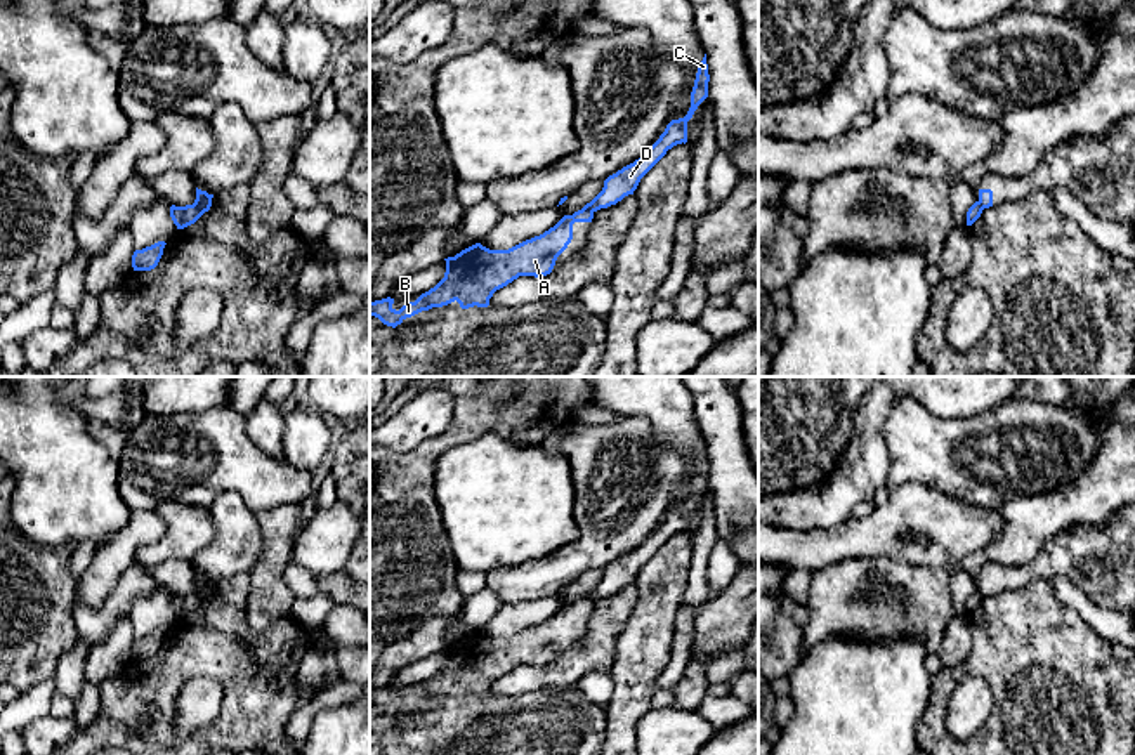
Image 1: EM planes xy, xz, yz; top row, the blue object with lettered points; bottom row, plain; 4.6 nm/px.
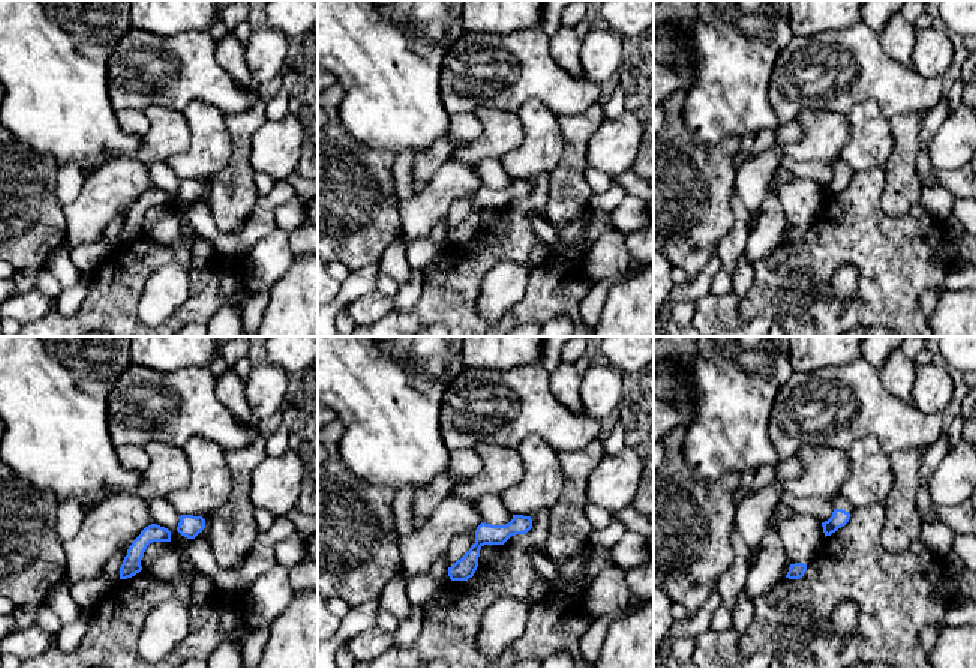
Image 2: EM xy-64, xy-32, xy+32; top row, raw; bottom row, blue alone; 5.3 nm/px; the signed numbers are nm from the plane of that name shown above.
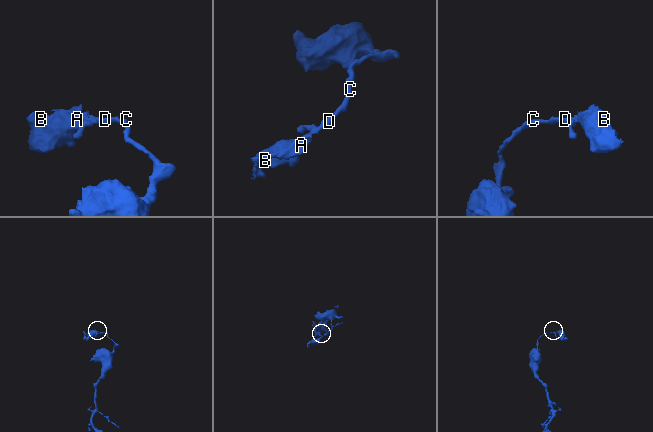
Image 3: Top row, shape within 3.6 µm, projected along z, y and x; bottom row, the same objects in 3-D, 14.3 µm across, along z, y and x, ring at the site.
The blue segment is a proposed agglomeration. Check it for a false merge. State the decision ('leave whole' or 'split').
split

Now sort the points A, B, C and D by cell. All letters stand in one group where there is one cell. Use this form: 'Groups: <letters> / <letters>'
Groups: A B / C D

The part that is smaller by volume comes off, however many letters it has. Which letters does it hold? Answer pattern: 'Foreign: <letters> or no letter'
Foreign: A, B

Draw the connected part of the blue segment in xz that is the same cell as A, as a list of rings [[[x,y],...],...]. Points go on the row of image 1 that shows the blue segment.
[[[578,210],[573,215],[564,215],[554,227],[545,231],[540,236],[526,240],[508,250],[489,250],[481,243],[476,243],[455,257],[448,257],[444,278],[429,292],[422,293],[415,302],[406,302],[399,311],[392,307],[394,299],[387,297],[382,300],[370,302],[370,316],[378,318],[384,325],[396,328],[406,318],[411,318],[422,311],[432,307],[443,307],[451,302],[458,302],[462,309],[469,307],[488,307],[493,293],[519,276],[535,276],[543,278],[552,272],[557,257],[568,248],[573,240],[573,224],[574,222],[592,222],[592,210]]]

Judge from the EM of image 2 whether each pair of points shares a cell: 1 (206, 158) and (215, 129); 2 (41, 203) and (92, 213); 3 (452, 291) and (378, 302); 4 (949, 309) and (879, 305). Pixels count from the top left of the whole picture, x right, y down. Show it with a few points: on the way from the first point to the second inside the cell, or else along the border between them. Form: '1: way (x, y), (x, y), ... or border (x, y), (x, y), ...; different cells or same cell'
1: way (210, 150), (210, 137); same cell
2: border (62, 207), (66, 216), (65, 242); different cells
3: border (395, 309), (377, 320); different cells
4: border (930, 317), (927, 320); different cells

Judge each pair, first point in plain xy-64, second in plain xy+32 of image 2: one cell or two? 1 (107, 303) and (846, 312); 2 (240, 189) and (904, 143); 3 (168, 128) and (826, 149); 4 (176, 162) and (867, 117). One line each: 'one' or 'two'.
1: one
2: one
3: one
4: one

